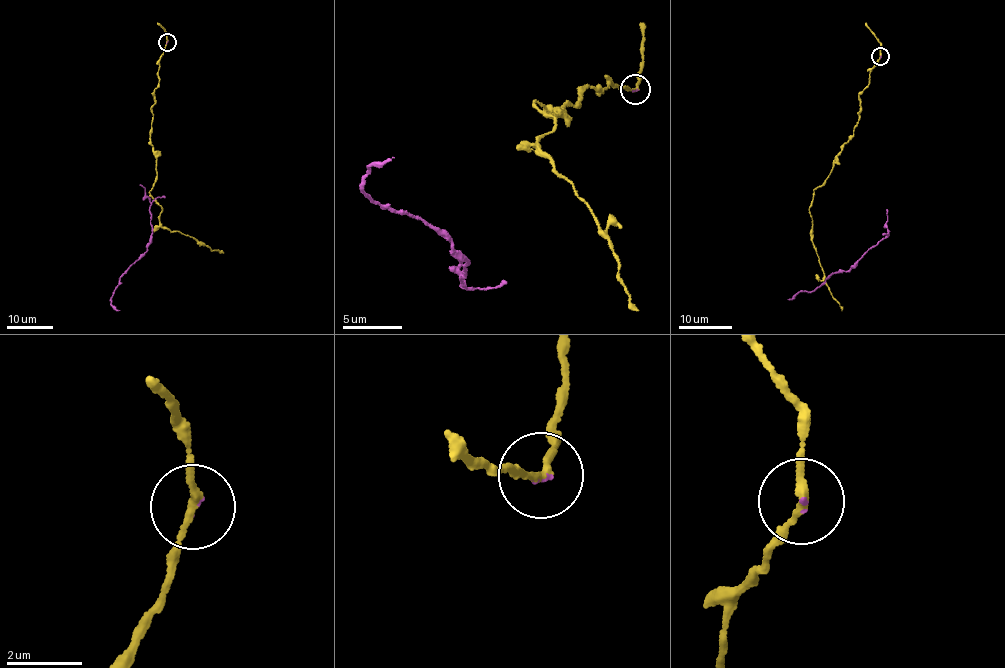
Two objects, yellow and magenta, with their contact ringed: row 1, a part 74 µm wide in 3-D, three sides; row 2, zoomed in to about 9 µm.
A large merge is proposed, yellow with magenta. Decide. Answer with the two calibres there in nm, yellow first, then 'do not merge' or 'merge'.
calibres 180 and 60 nm; merge

